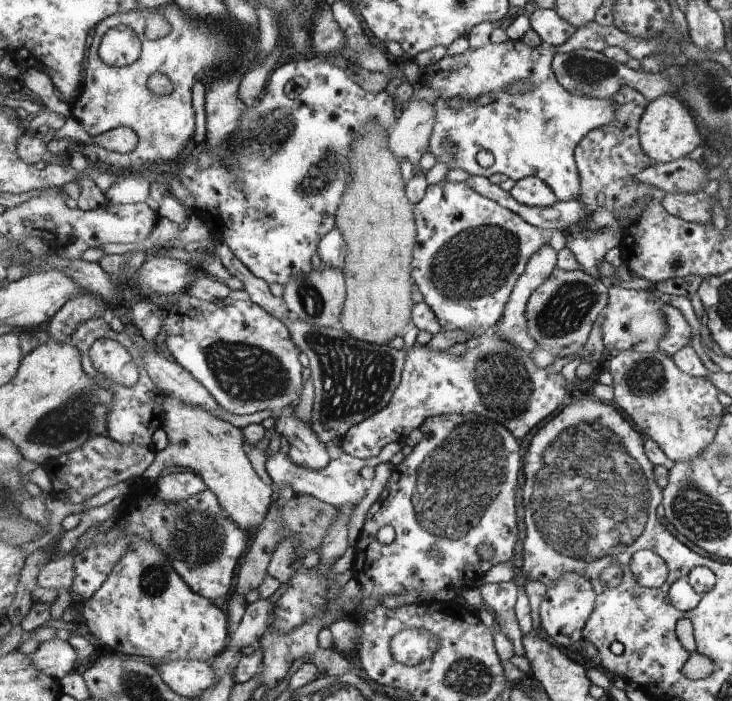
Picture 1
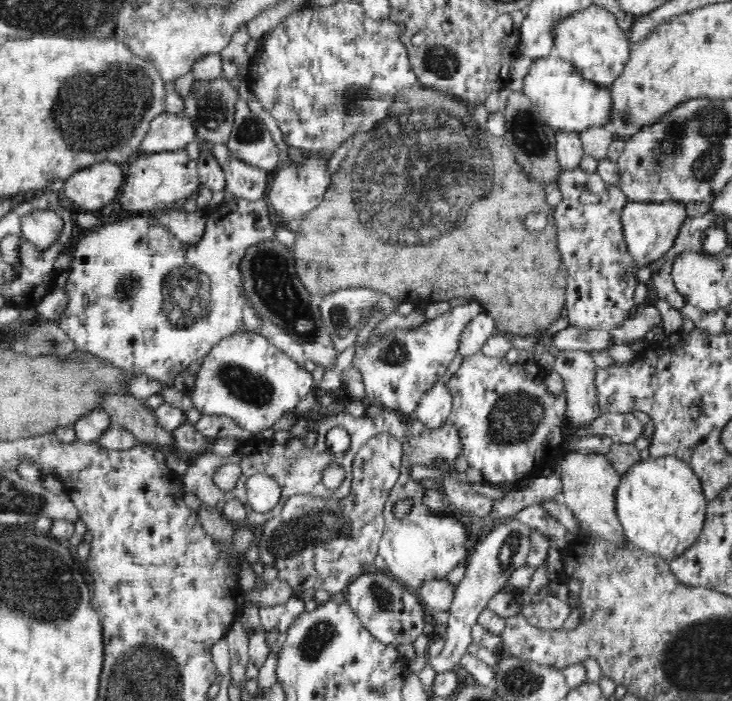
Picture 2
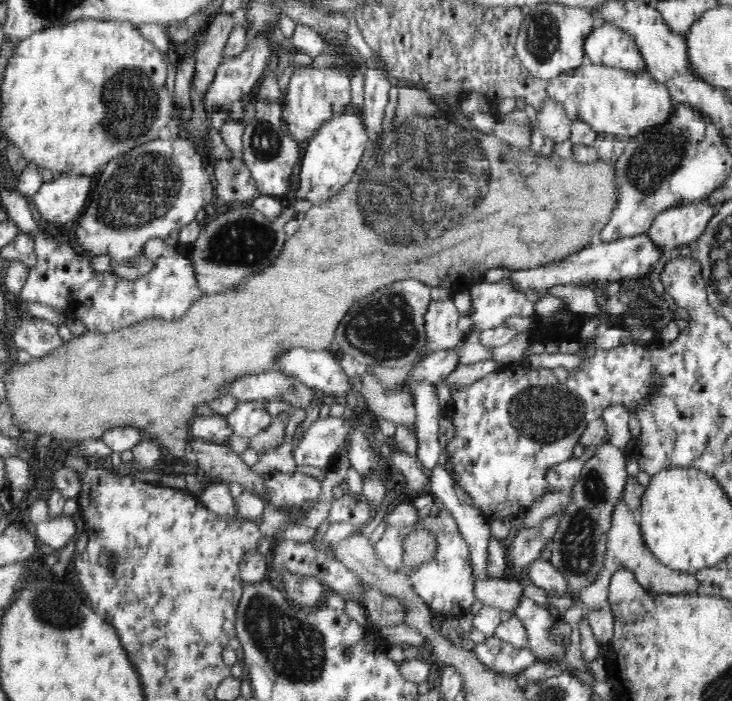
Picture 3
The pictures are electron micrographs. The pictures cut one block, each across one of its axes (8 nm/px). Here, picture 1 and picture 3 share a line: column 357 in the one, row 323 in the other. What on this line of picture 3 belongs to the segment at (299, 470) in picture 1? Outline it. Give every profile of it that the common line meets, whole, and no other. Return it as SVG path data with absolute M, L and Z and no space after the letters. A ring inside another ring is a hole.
M505 279L496 282L496 284L488 284L488 282L482 281L475 285L468 294L471 299L472 311L469 311L466 315L460 315L457 325L459 332L464 337L468 336L472 330L484 332L484 330L502 327L504 320L512 316L530 317L536 315L535 302L531 302L525 295L518 293Z

